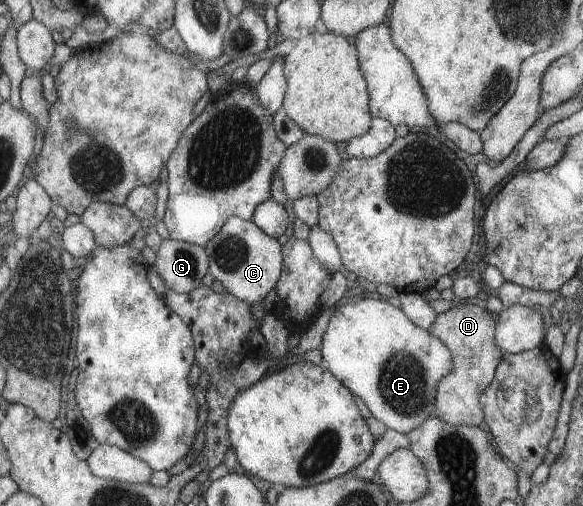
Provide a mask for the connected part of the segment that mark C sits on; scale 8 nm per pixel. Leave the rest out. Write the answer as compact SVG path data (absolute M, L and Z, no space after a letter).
M229 217L226 224L204 245L208 273L219 281L224 291L239 301L253 305L262 301L282 275L281 247L251 220Z

